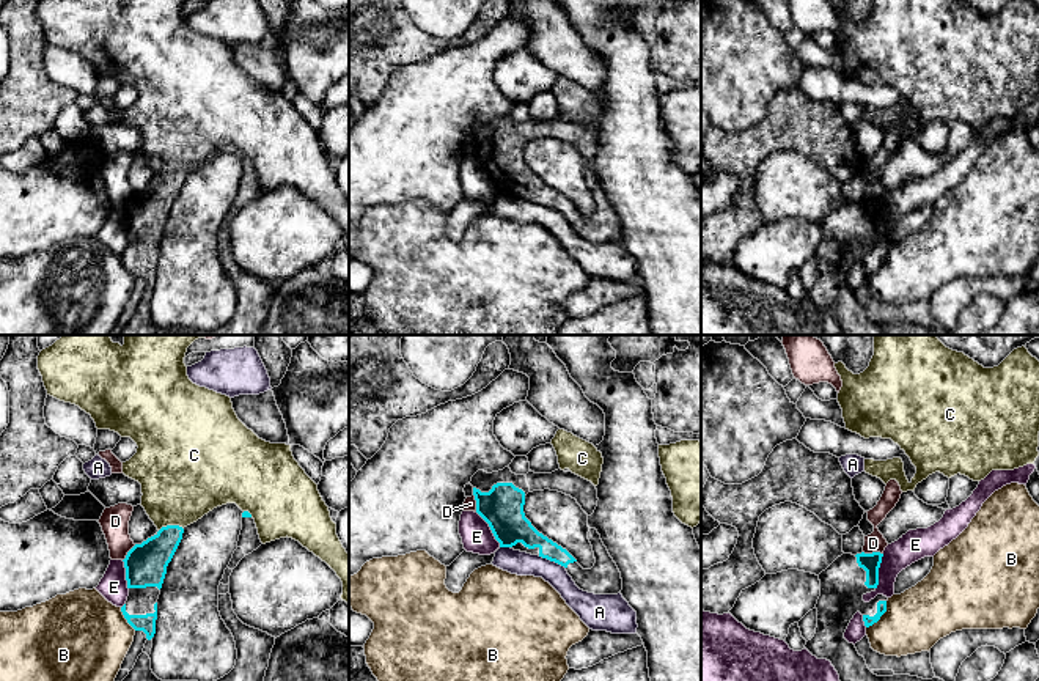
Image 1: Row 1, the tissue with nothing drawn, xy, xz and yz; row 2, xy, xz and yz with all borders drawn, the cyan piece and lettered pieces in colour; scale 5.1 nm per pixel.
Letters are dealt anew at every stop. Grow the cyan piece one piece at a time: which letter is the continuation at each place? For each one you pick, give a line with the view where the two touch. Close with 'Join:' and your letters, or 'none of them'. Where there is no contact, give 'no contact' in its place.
Join: none of them

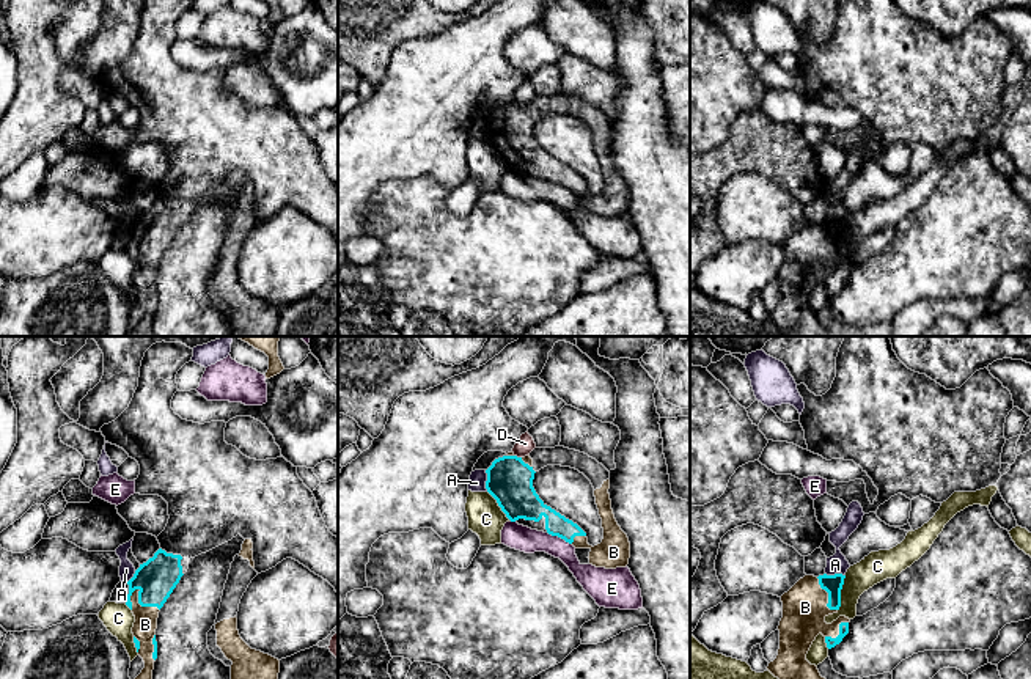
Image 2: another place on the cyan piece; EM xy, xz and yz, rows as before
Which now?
B: meets cyan in xy
Join: B

